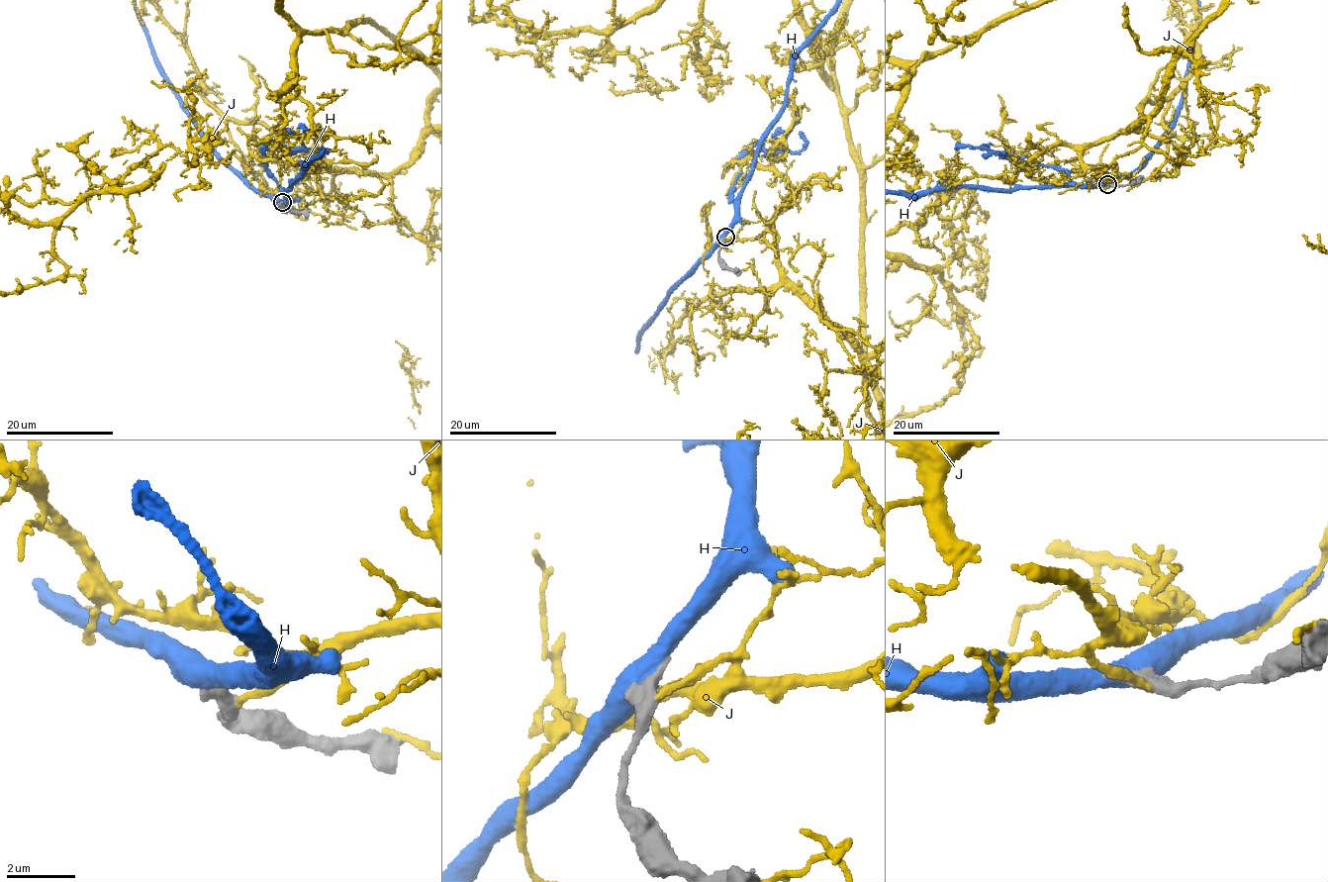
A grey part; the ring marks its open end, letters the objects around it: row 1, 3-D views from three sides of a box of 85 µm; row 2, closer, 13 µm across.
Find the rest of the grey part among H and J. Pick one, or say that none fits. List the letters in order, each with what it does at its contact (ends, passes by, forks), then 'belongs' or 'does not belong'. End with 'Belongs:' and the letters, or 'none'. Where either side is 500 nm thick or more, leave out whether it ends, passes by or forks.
H: does not belong
J: it ends there; does not belong
Belongs: none

